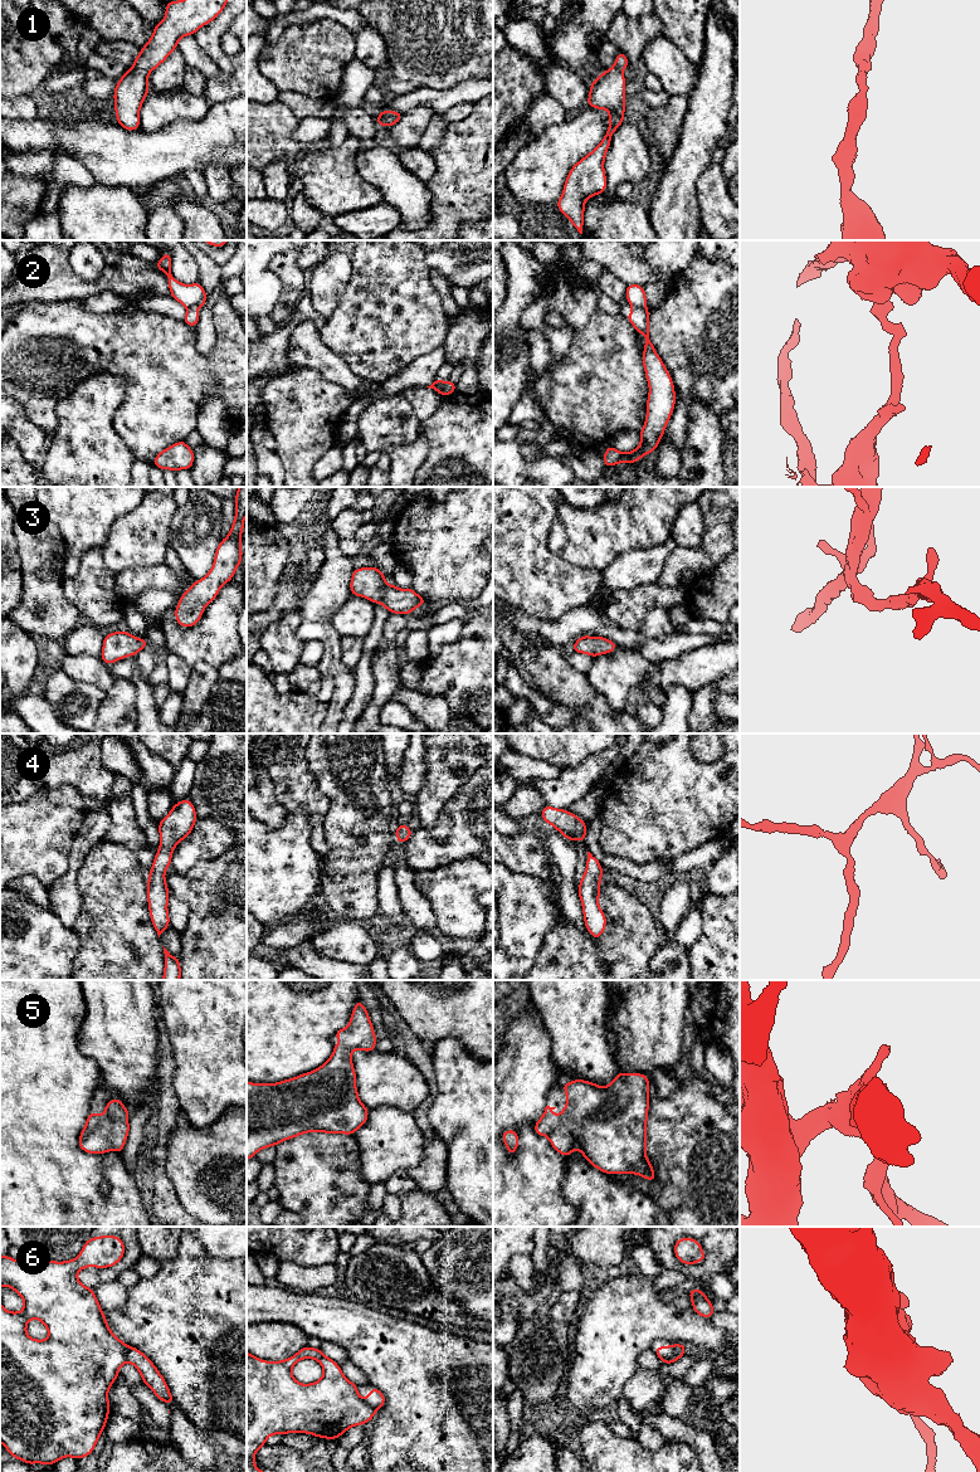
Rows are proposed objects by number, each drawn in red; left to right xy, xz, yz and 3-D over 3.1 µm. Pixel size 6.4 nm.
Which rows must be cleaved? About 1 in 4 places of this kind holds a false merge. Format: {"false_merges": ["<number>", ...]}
{"false_merges": ["2", "6"]}

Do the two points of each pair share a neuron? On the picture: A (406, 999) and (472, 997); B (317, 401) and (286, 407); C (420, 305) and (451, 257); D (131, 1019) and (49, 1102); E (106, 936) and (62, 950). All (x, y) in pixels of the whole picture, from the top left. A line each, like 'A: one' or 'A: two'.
A: one
B: one
C: two
D: two
E: two

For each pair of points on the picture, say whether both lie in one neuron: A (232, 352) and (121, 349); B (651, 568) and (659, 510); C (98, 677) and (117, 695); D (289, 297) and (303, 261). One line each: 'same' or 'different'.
A: same
B: different
C: different
D: different

